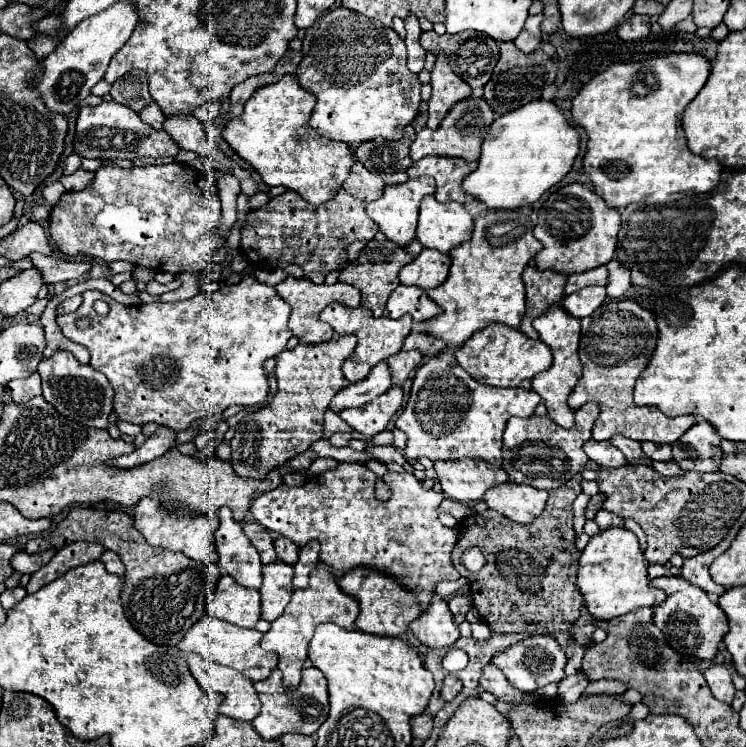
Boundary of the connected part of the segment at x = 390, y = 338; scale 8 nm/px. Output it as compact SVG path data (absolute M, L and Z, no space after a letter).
M332 302L330 306L326 306L320 314L320 318L324 322L328 322L340 336L344 334L354 334L358 338L358 344L354 348L354 352L348 356L348 360L342 364L342 372L344 376L350 380L350 382L360 382L368 376L368 372L382 360L386 360L388 356L400 352L402 348L402 342L404 338L410 334L410 328L412 328L412 316L402 316L398 320L392 320L392 318L374 318L372 312L364 306L358 306L358 308L348 308L340 302Z

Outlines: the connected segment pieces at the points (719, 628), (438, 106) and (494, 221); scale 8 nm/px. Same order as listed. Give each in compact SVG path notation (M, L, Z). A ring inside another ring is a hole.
M660 576L650 580L650 584L666 592L666 600L654 608L654 624L664 632L668 644L690 660L712 660L718 652L718 644L728 632L724 610L718 608L718 604L714 604L702 588L690 584L682 576Z
M444 52L436 54L436 62L434 62L434 68L430 74L432 74L432 80L430 80L432 96L428 100L428 122L426 122L426 126L430 130L434 130L440 126L442 118L452 108L452 104L470 96L472 90L462 78L458 78L450 70L448 58Z
M532 208L514 212L486 212L474 222L472 240L450 252L452 268L448 278L426 294L442 308L442 314L424 322L428 336L440 338L450 346L462 346L476 330L500 322L518 328L526 308L522 270L542 248L532 236L536 214Z

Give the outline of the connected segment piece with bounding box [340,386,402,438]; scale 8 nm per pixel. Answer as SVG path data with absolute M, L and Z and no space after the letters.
M392 386L390 390L386 390L386 394L374 398L372 402L366 402L364 406L342 410L340 418L346 420L354 430L372 438L374 434L386 430L390 418L400 408L400 404L402 404L402 388Z

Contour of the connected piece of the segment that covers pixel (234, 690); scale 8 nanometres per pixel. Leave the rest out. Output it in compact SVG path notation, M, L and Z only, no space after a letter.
M186 652L184 656L188 660L190 672L196 676L204 690L224 694L220 714L236 720L254 720L254 716L258 716L260 698L246 676L242 676L234 668L204 660L192 652Z

